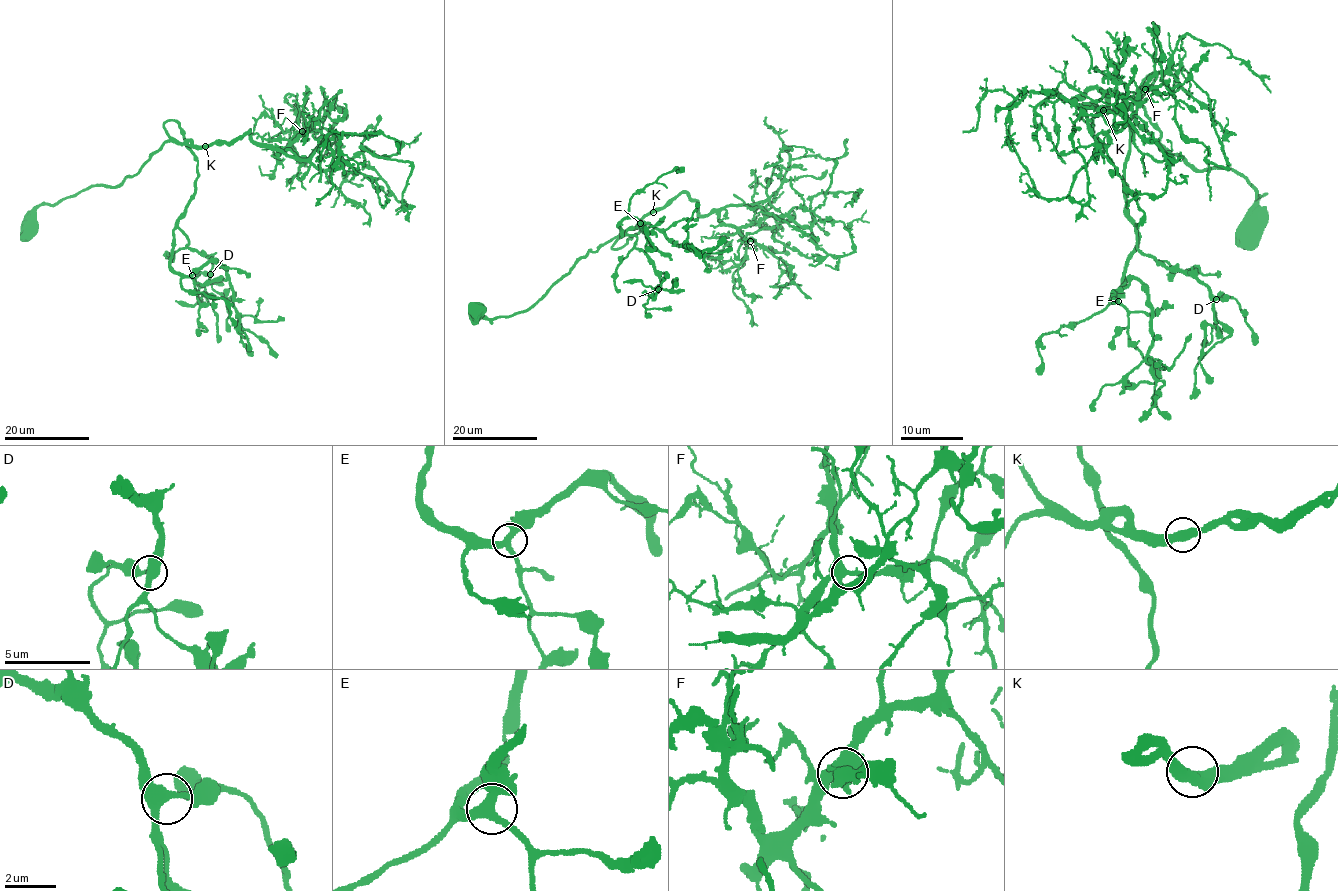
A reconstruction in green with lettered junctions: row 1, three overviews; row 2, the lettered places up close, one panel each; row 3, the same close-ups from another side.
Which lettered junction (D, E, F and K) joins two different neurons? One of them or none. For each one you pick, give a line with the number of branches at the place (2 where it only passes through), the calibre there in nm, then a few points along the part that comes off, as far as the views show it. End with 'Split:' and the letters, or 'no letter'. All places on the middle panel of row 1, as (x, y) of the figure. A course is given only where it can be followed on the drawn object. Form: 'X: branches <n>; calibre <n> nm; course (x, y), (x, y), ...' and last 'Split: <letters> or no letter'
Split: no letter

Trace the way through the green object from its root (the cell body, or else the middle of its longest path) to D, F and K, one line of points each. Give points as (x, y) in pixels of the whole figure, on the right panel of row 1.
D: (1249, 232), (1249, 181), (1161, 142), (1140, 104), (1153, 73), (1126, 214), (1140, 251), (1216, 299)
F: (1249, 232), (1260, 196), (1242, 175), (1194, 170), (1139, 103), (1074, 103), (1096, 89), (1121, 112), (1145, 89)
K: (1249, 232), (1260, 196), (1242, 175), (1194, 170), (1165, 148), (1139, 103), (1102, 111)

